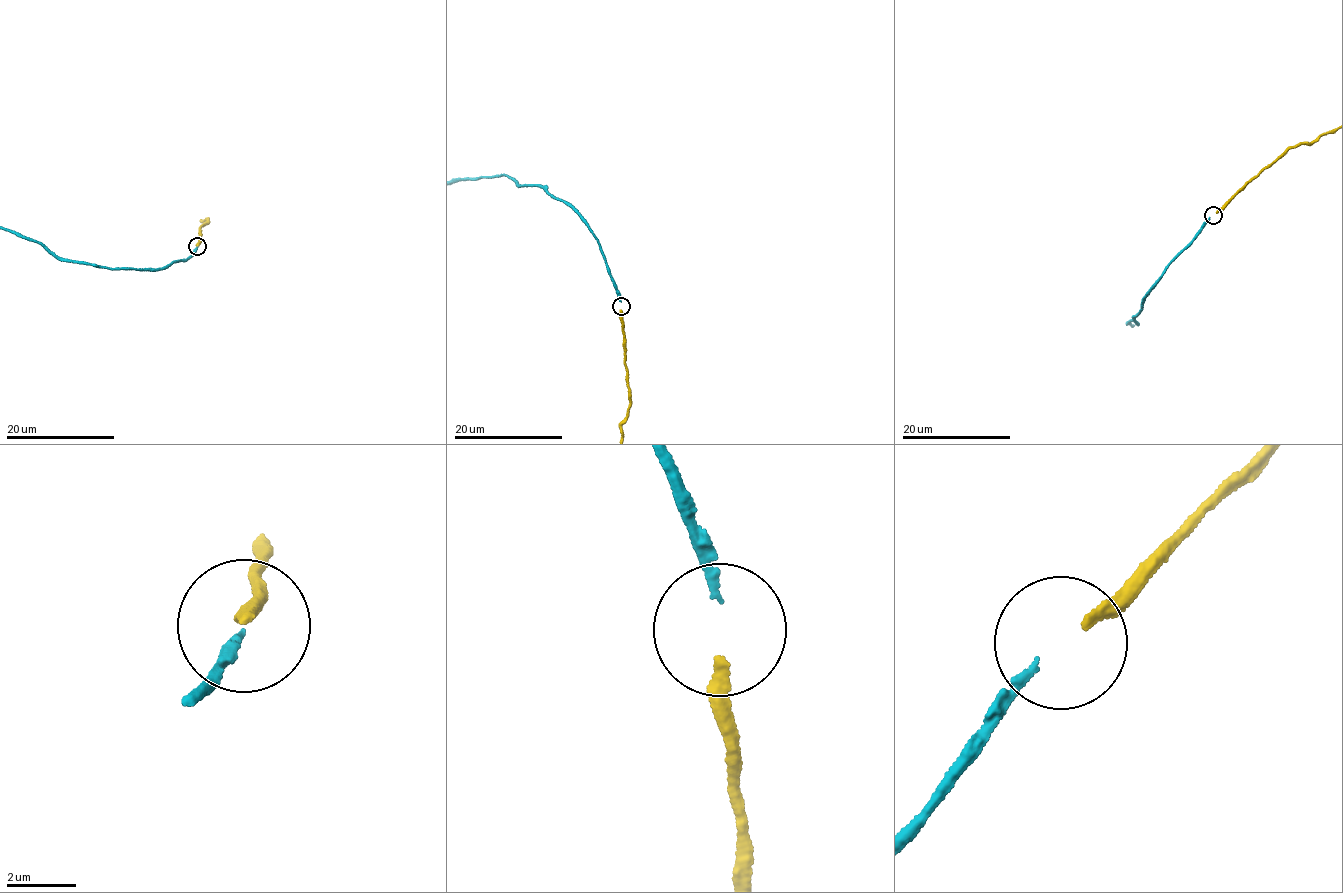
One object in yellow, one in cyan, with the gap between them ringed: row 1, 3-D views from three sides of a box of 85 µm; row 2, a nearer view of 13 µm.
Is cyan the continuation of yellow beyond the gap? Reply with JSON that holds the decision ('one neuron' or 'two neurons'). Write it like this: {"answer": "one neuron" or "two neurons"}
{"answer": "one neuron"}

